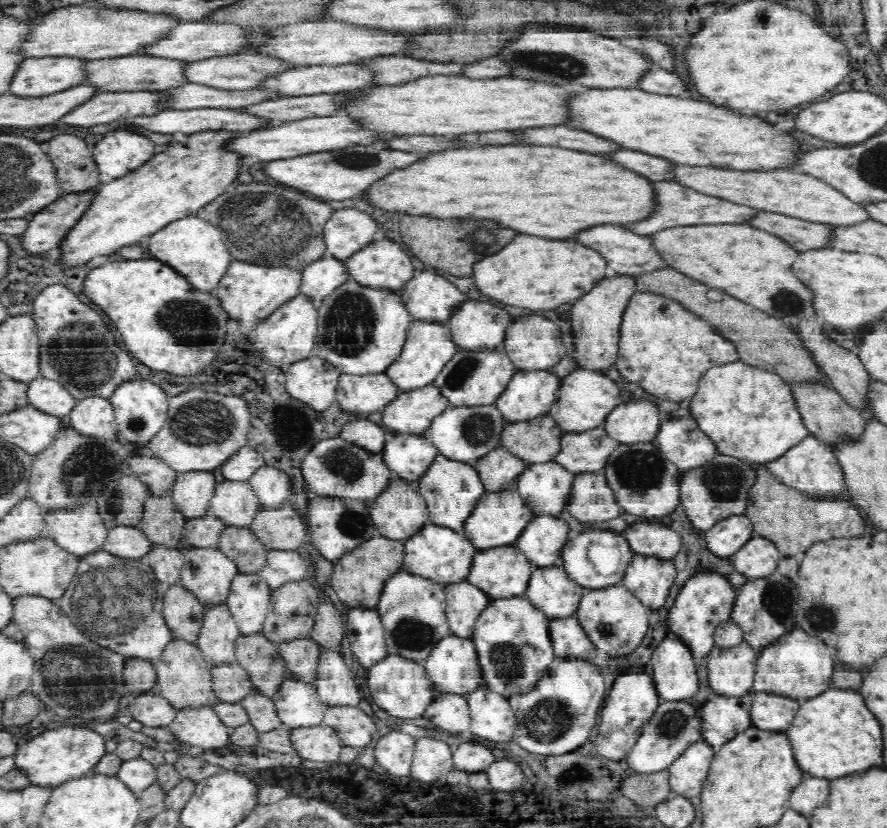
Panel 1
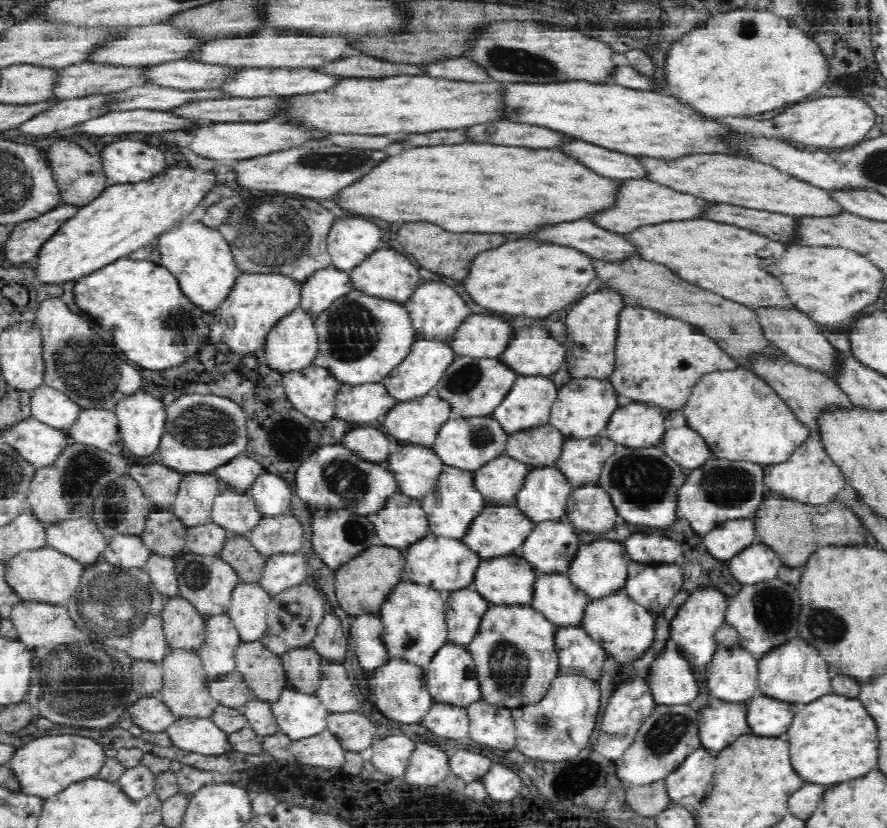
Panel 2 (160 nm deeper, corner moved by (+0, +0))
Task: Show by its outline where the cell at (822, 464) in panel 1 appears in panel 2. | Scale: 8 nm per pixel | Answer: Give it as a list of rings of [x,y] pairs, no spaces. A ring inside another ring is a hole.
[[[811,431],[810,436],[801,442],[801,446],[790,454],[788,460],[778,464],[763,465],[763,467],[766,488],[800,502],[826,504],[826,502],[835,500],[836,494],[847,483],[842,471],[826,453],[821,436],[816,431]]]

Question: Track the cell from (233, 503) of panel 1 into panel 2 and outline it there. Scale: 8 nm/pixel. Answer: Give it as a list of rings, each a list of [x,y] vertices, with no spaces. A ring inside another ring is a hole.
[[[223,485],[215,496],[211,510],[212,521],[228,532],[244,535],[247,535],[263,516],[252,497],[227,485]]]

